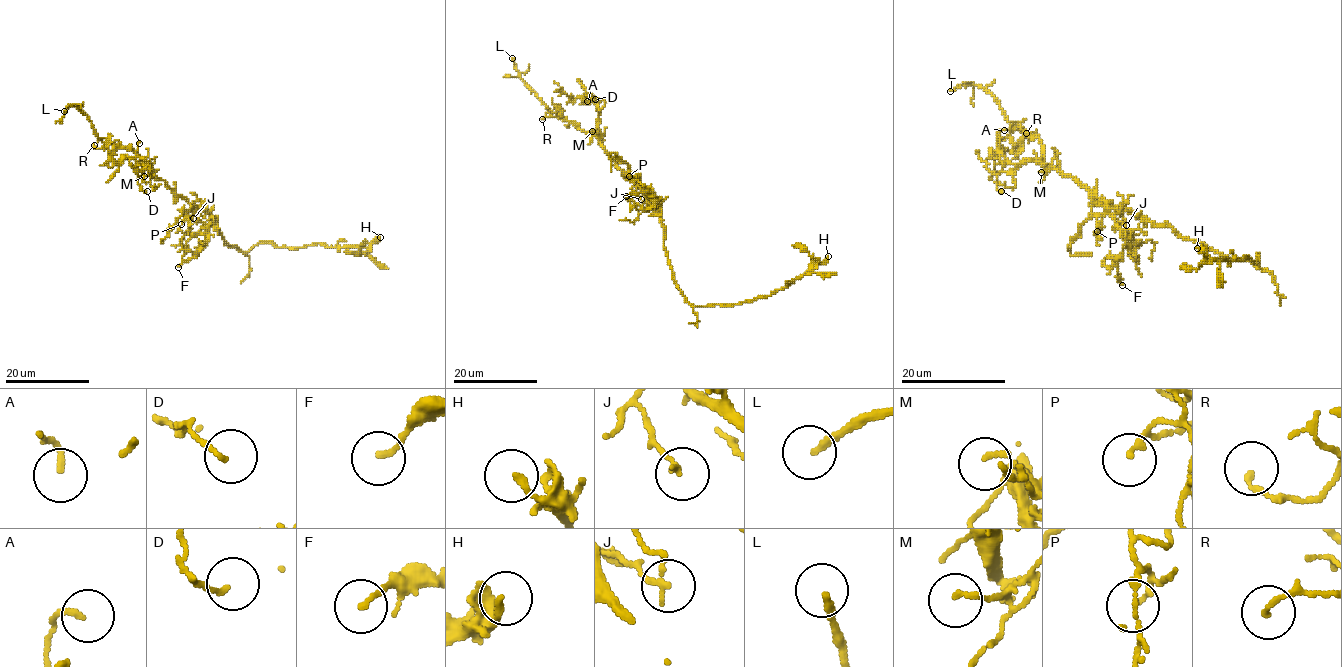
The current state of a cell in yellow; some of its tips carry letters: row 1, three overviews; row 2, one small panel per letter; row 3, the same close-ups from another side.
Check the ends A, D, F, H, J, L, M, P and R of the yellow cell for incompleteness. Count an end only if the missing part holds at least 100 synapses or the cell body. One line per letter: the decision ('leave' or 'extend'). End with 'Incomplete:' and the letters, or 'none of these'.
A: leave
D: leave
F: leave
H: leave
J: leave
L: extend
M: leave
P: leave
R: leave
Incomplete: L

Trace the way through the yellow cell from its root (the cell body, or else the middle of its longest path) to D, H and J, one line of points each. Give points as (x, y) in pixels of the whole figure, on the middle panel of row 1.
D: (664, 227), (643, 191), (616, 164), (598, 137), (598, 109), (586, 95), (595, 99)
H: (664, 227), (664, 247), (677, 288), (694, 306), (737, 305), (771, 295), (808, 273), (828, 256)
J: (664, 227), (648, 198), (636, 186), (641, 199)

